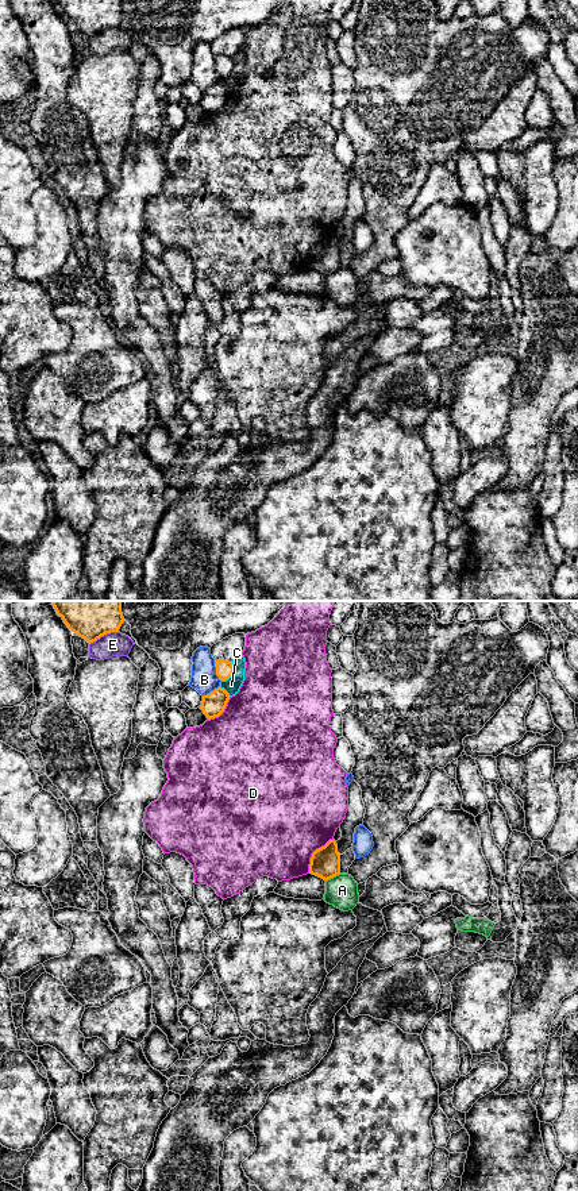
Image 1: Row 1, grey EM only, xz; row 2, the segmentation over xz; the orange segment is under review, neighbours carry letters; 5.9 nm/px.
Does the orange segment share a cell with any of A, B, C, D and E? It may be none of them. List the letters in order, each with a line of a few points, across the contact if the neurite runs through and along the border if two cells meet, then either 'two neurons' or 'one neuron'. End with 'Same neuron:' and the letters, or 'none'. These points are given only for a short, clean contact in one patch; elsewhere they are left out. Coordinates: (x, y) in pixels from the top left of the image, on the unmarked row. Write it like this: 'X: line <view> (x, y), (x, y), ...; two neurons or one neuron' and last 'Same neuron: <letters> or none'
A: line xz (339, 268), (326, 276); two neurons
B: two neurons
C: two neurons
D: two neurons
E: two neurons
Same neuron: none

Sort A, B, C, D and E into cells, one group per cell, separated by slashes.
A / B / C / D / E

